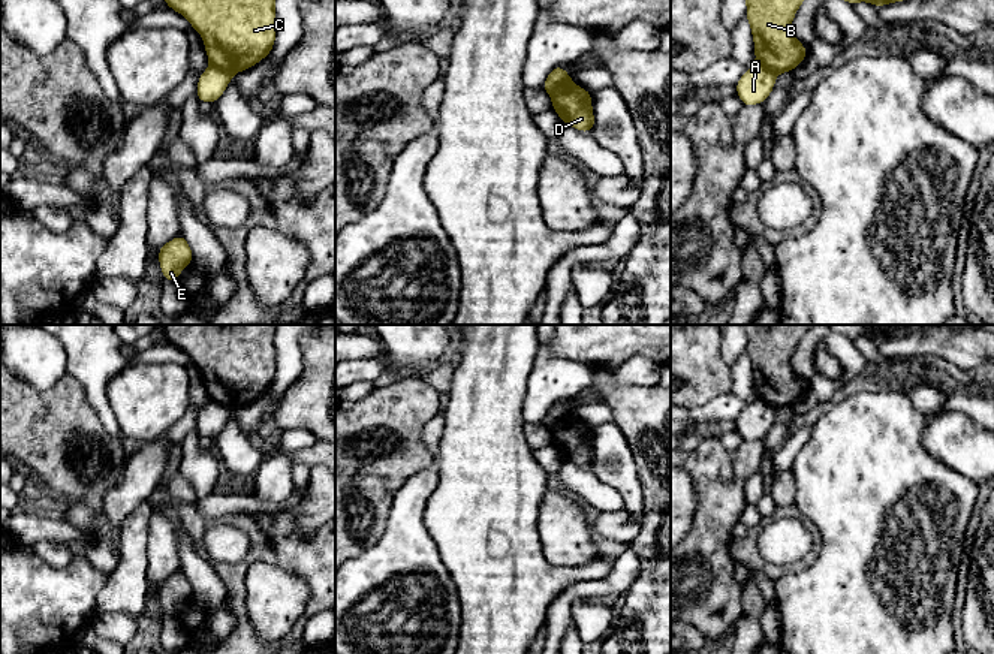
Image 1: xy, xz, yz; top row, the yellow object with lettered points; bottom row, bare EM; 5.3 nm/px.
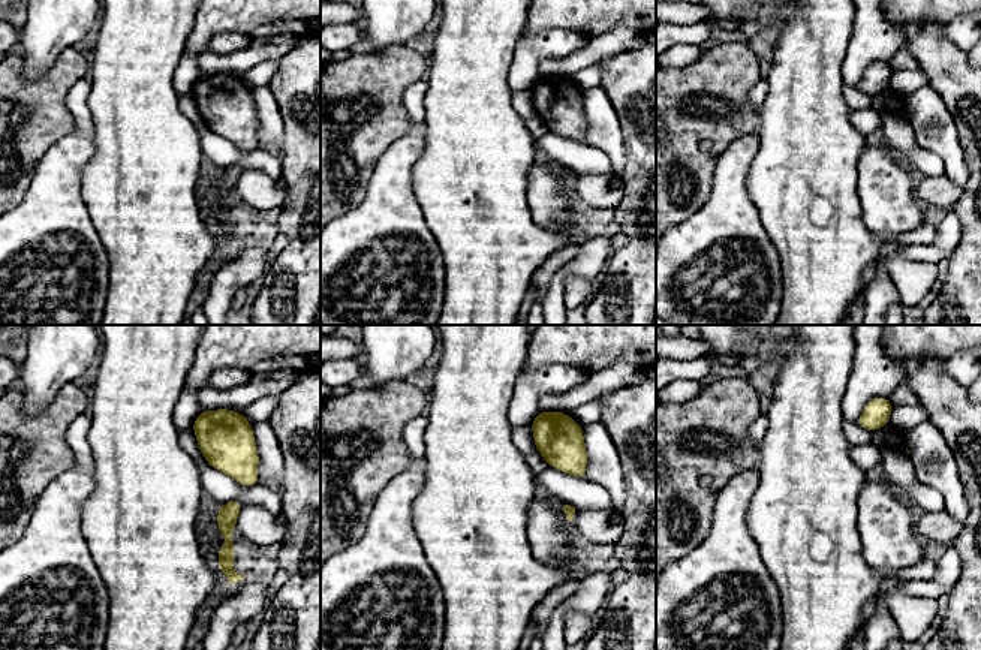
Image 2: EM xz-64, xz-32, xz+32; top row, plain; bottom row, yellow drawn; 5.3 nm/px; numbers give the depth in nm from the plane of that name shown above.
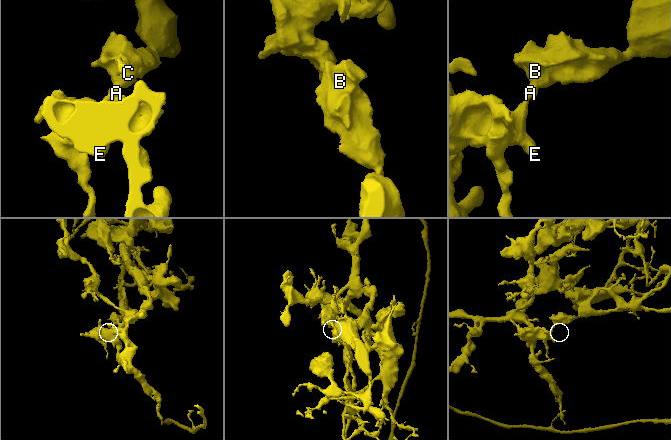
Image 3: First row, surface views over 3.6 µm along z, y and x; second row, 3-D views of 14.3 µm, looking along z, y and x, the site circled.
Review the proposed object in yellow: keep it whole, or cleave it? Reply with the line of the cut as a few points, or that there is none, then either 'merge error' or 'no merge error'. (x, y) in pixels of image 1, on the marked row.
xy (211, 65), (232, 74) | merge error

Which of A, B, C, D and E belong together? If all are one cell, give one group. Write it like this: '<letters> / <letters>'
A E / B C D

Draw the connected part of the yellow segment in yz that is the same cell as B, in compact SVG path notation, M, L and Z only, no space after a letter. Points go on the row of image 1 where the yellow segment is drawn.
M746 0L757 63L780 73L792 72L810 51L792 31L792 19L804 0Z

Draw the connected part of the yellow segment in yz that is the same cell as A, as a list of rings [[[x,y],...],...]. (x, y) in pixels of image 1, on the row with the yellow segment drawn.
[[[760,63],[748,67],[735,85],[743,105],[753,106],[765,102],[774,88],[775,75],[775,72],[766,69]]]

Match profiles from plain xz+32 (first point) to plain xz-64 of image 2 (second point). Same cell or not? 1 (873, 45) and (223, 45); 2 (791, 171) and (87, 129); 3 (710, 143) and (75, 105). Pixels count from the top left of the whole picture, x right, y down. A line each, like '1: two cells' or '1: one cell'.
1: one cell
2: two cells
3: two cells

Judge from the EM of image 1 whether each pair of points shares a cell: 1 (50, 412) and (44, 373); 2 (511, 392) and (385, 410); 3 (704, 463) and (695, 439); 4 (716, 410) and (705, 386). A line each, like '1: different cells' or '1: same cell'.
1: different cells
2: different cells
3: different cells
4: different cells

